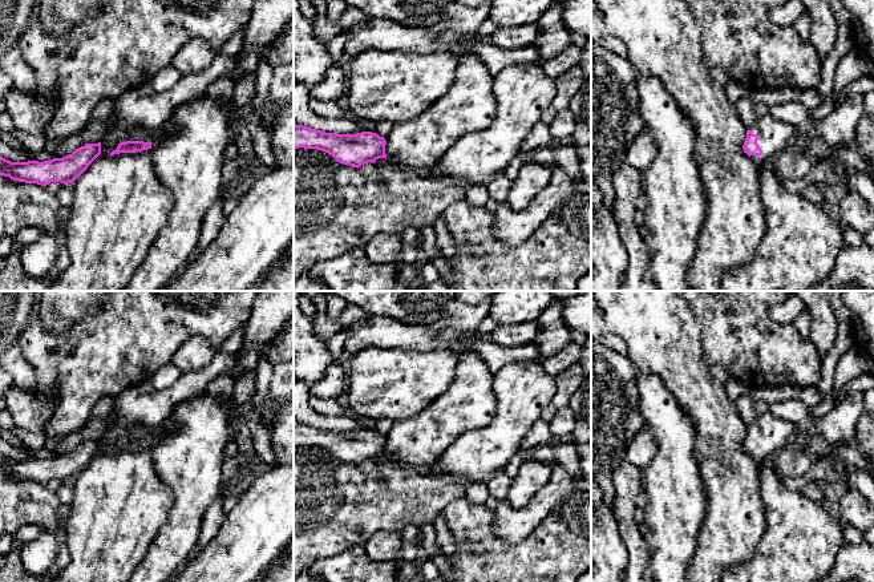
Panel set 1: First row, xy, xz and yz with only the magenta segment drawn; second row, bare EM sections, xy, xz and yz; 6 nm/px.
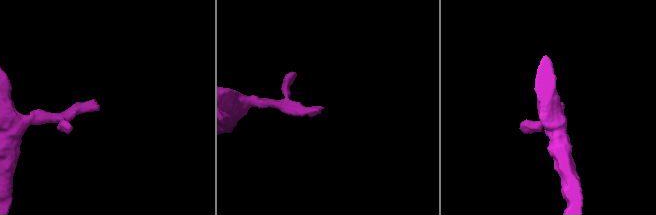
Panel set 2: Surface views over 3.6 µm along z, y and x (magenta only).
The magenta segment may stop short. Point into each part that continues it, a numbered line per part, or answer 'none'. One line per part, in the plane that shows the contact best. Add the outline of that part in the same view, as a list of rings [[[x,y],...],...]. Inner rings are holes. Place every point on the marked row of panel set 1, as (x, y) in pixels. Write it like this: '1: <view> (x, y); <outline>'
1: yz (775, 134); [[[772,114],[758,117],[748,128],[758,136],[757,144],[762,150],[761,155],[750,155],[754,162],[769,163],[782,149],[794,144],[798,128],[774,118]]]

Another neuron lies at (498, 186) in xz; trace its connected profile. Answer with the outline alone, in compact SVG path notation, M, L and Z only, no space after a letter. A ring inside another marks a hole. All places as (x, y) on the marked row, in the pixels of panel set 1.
M498 173L494 177L491 177L485 183L489 199L494 199L499 203L506 203L511 182L513 181L505 177L502 173Z

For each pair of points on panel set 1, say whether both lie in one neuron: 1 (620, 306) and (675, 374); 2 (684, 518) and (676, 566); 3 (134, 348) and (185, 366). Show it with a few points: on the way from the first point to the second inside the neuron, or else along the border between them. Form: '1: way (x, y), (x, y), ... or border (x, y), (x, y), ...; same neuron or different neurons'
1: way (638, 323), (671, 356); same neuron
2: way (676, 530), (676, 554); same neuron
3: border (190, 335), (170, 360); different neurons

